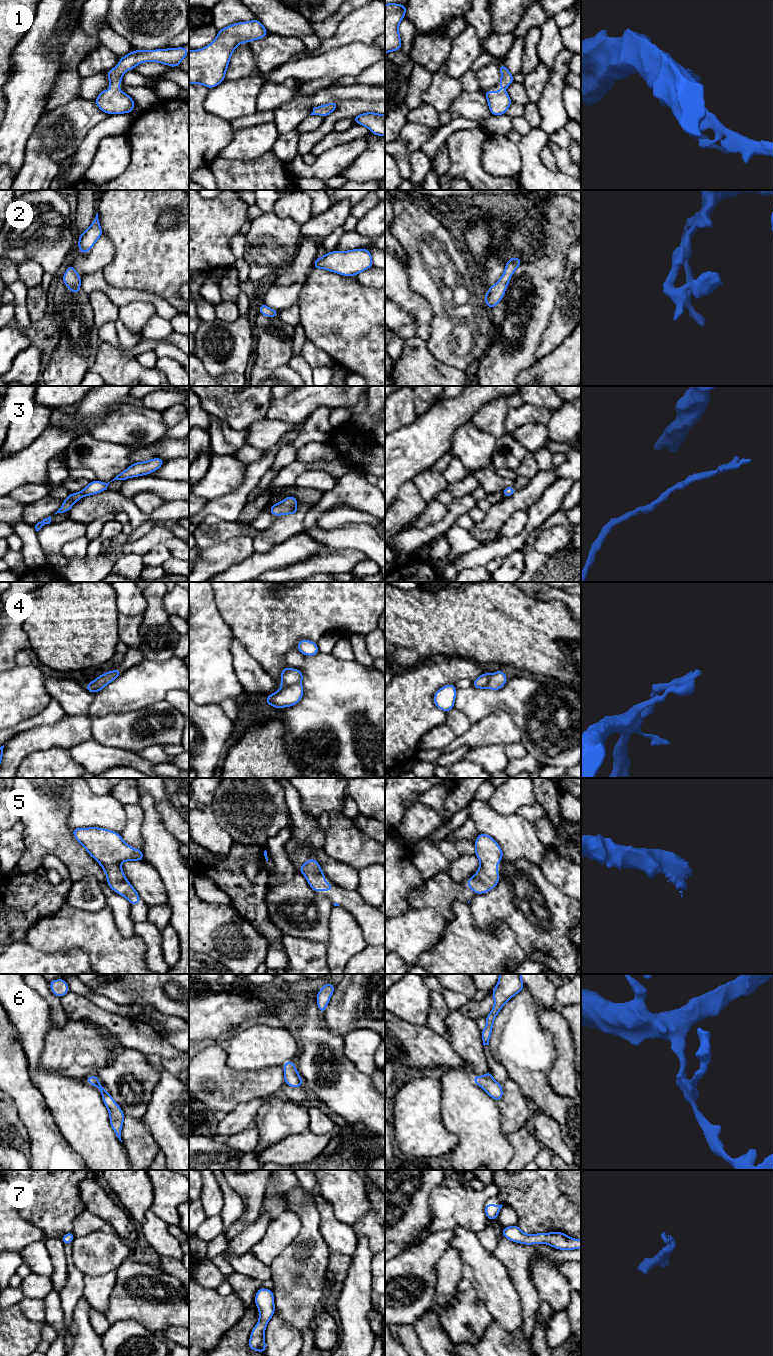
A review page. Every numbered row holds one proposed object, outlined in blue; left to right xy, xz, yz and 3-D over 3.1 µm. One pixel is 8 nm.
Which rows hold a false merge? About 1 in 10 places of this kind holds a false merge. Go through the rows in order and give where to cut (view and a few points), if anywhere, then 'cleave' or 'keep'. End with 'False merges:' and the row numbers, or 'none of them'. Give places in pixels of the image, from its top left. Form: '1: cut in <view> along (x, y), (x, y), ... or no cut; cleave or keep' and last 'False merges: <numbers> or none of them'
1: no cut; keep
2: no cut; keep
3: no cut; keep
4: cut in xz along (300, 683), (282, 685); cleave
5: no cut; keep
6: no cut; keep
7: no cut; keep
False merges: 4

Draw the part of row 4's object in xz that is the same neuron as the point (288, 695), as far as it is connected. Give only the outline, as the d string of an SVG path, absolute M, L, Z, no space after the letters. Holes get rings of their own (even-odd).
M302 684L282 685L280 689L269 694L265 702L274 708L291 707L296 705L304 695Z

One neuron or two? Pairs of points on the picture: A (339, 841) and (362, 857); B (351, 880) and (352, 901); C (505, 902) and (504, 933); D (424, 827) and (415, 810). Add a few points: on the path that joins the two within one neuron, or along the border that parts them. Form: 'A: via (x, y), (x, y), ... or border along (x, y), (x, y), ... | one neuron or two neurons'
A: via (345, 843), (356, 851) | one neuron
B: border along (330, 880), (345, 889), (355, 891) | two neurons
C: border along (481, 929), (502, 921), (518, 942) | two neurons
D: via (420, 823), (416, 814) | one neuron

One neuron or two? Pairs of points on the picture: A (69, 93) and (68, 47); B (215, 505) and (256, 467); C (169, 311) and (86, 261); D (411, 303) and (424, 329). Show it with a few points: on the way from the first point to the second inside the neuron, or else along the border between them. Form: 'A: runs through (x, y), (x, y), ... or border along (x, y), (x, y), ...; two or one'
A: runs through (68, 82), (68, 58); one
B: runs through (228, 505), (252, 480); one
C: border along (101, 268), (81, 278); two
D: runs through (417, 309), (423, 316), (423, 323); one

